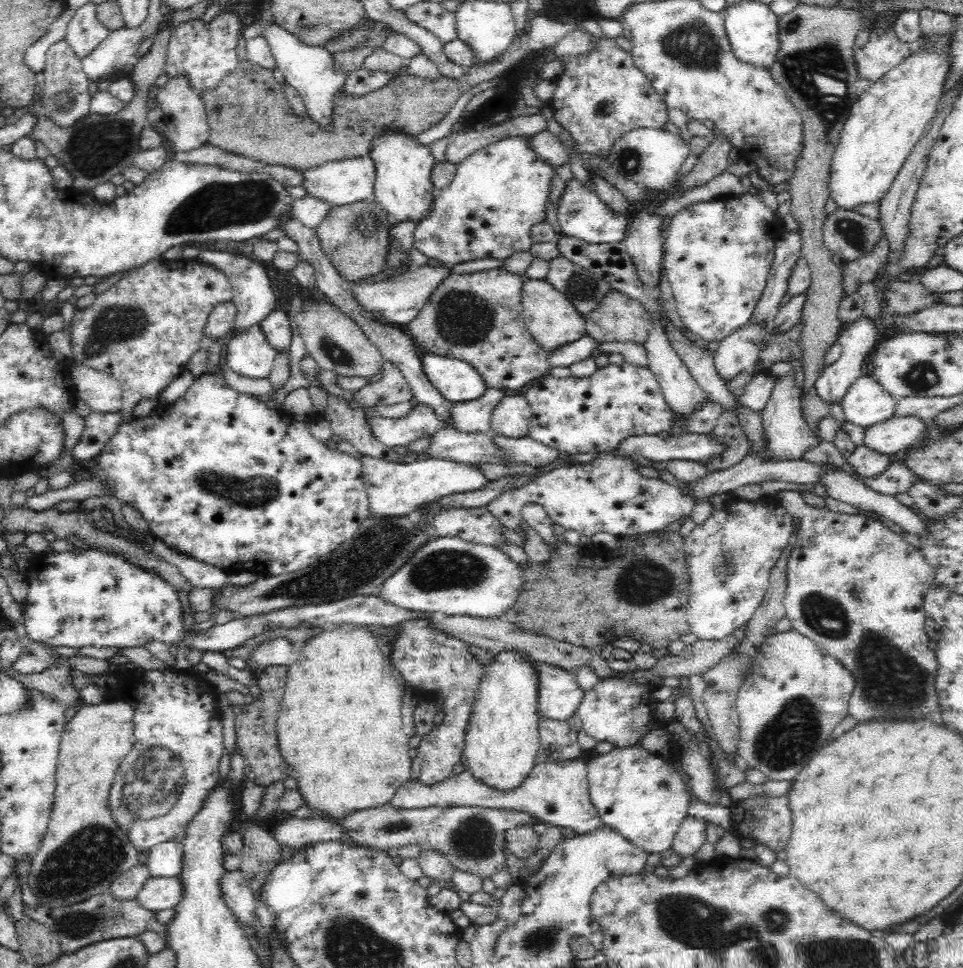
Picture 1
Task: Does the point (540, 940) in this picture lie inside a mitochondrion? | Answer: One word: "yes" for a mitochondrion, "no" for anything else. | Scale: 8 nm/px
yes

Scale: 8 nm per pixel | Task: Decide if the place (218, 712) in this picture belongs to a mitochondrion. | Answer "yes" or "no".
no

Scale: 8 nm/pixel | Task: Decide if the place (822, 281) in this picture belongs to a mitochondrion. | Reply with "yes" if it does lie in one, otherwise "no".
no

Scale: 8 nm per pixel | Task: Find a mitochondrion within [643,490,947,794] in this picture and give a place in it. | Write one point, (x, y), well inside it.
(890, 681)

